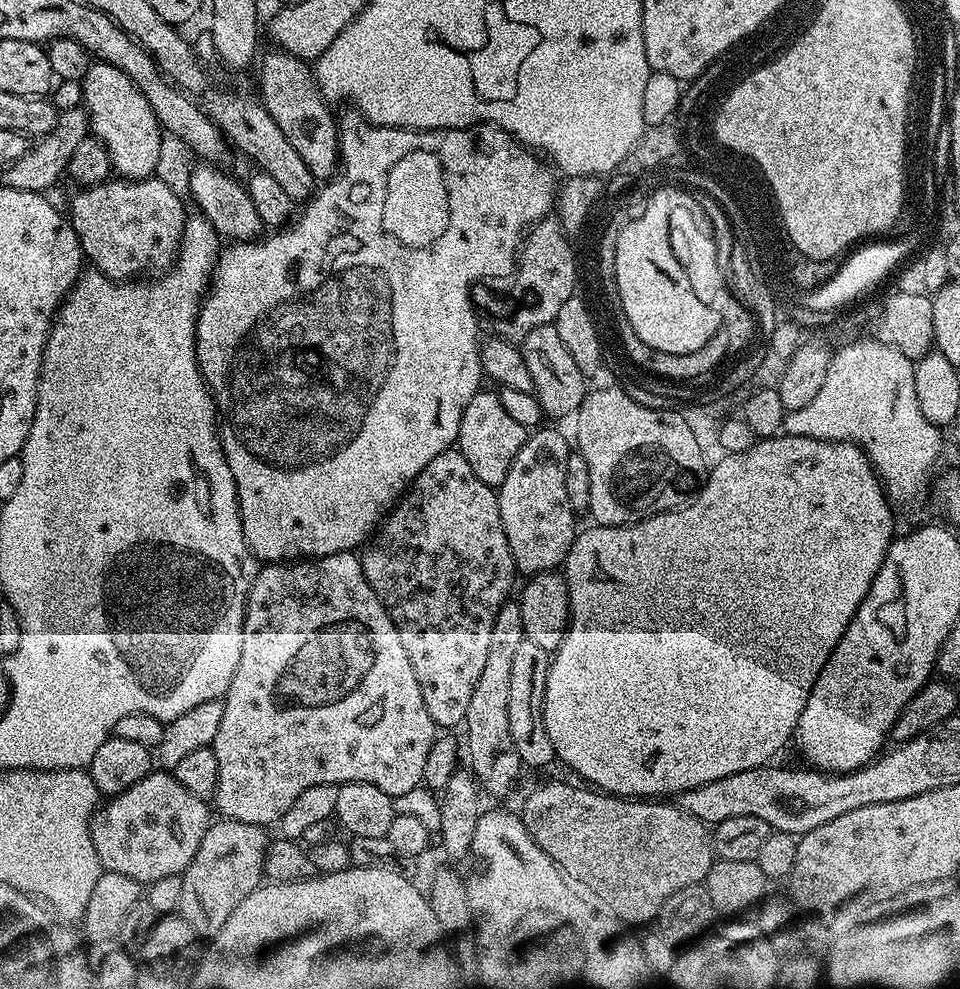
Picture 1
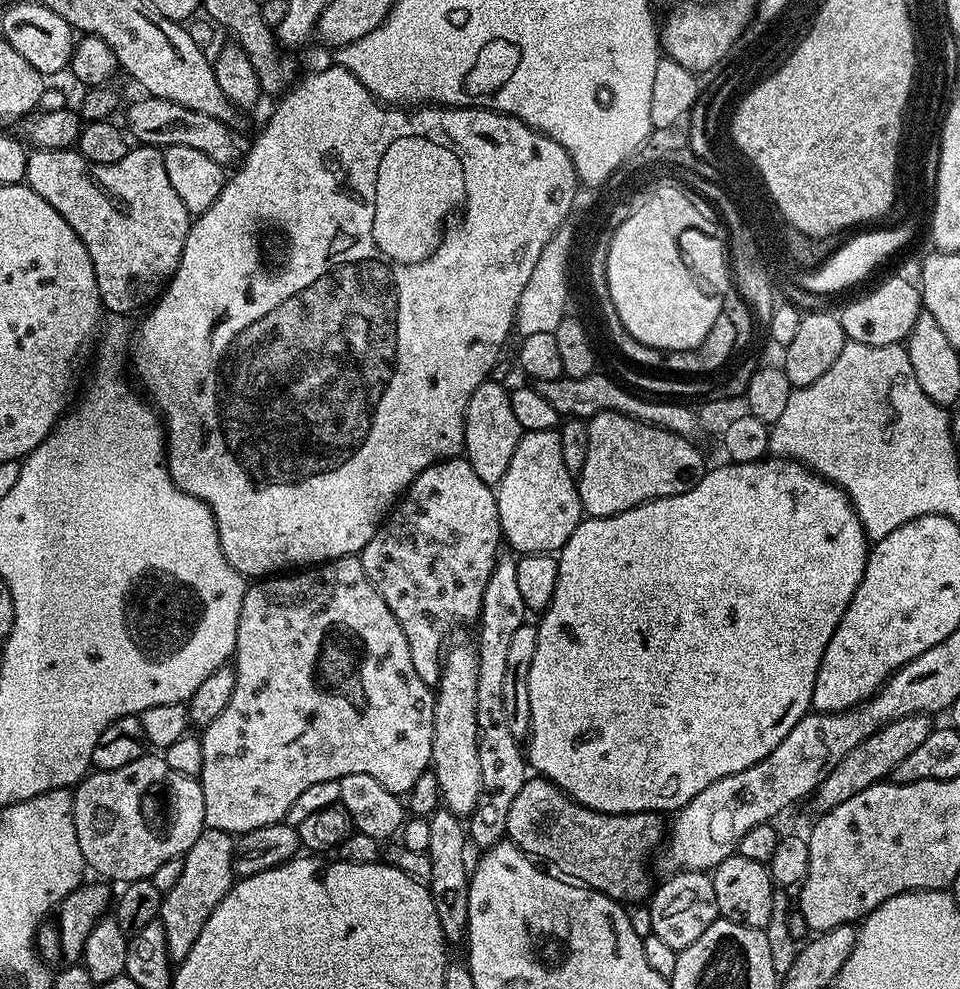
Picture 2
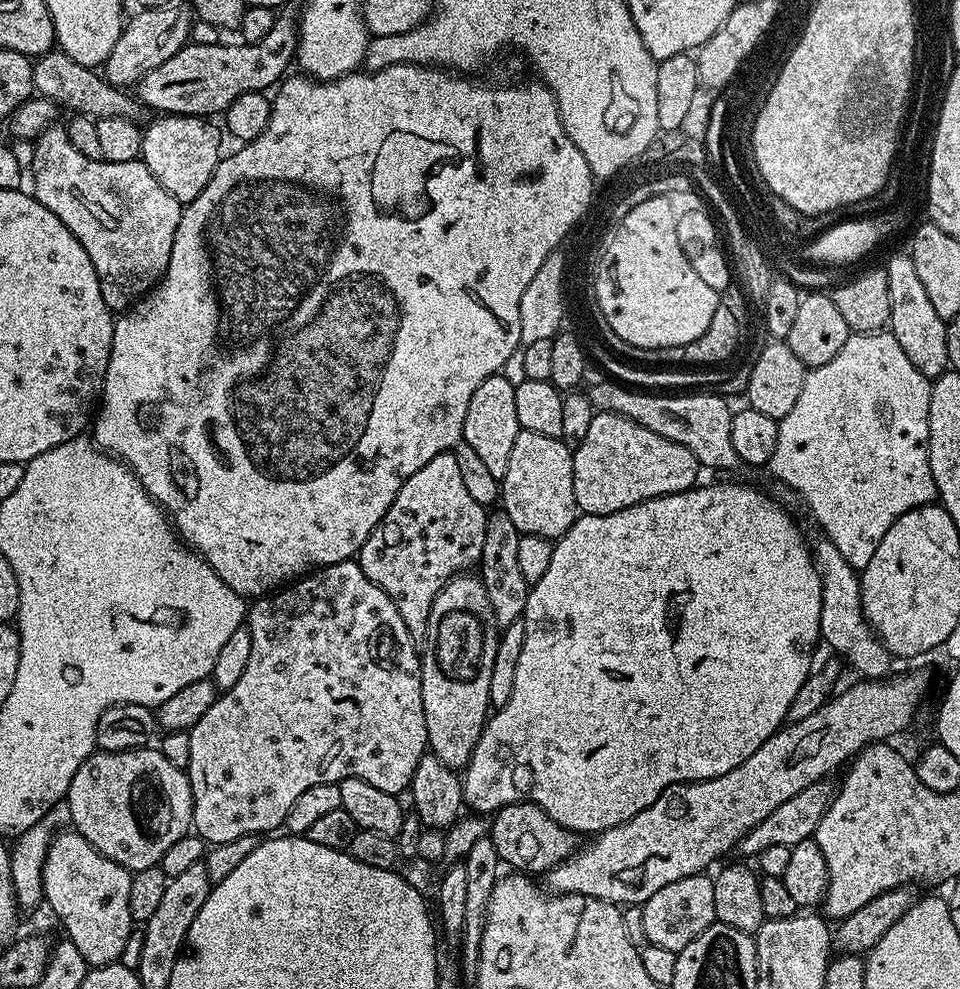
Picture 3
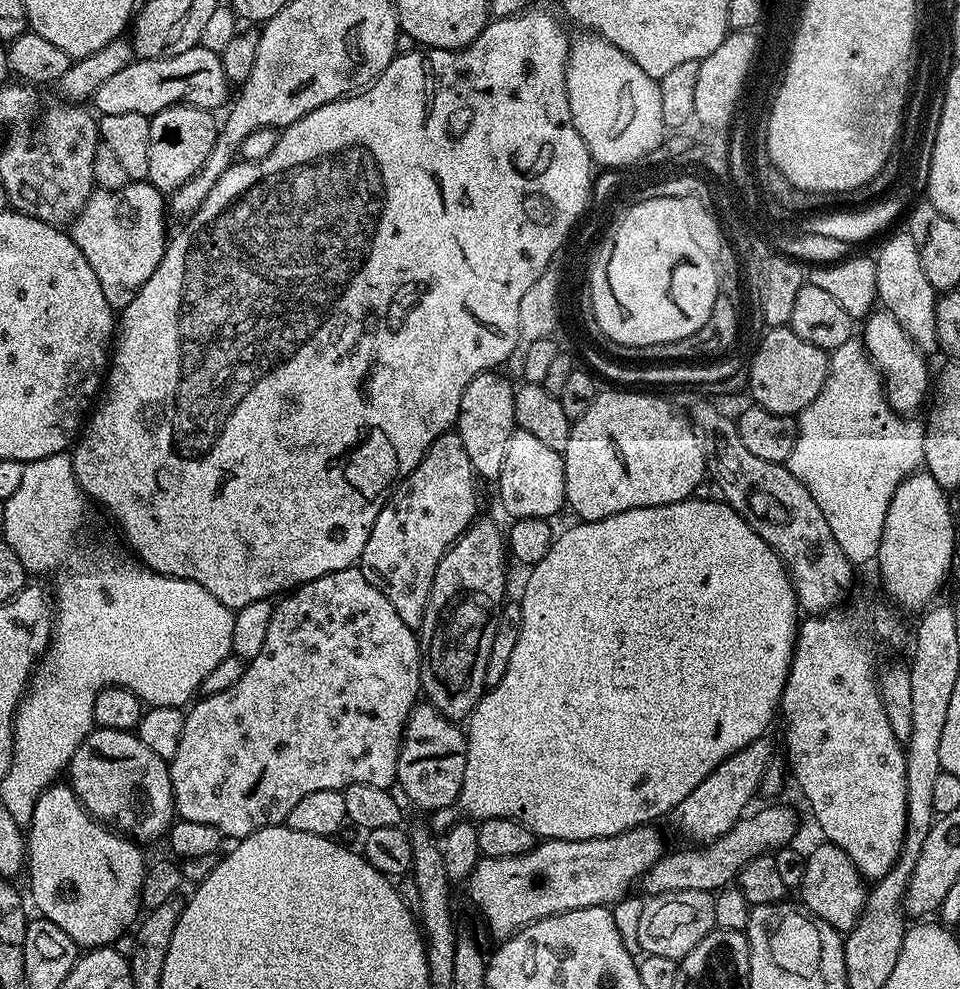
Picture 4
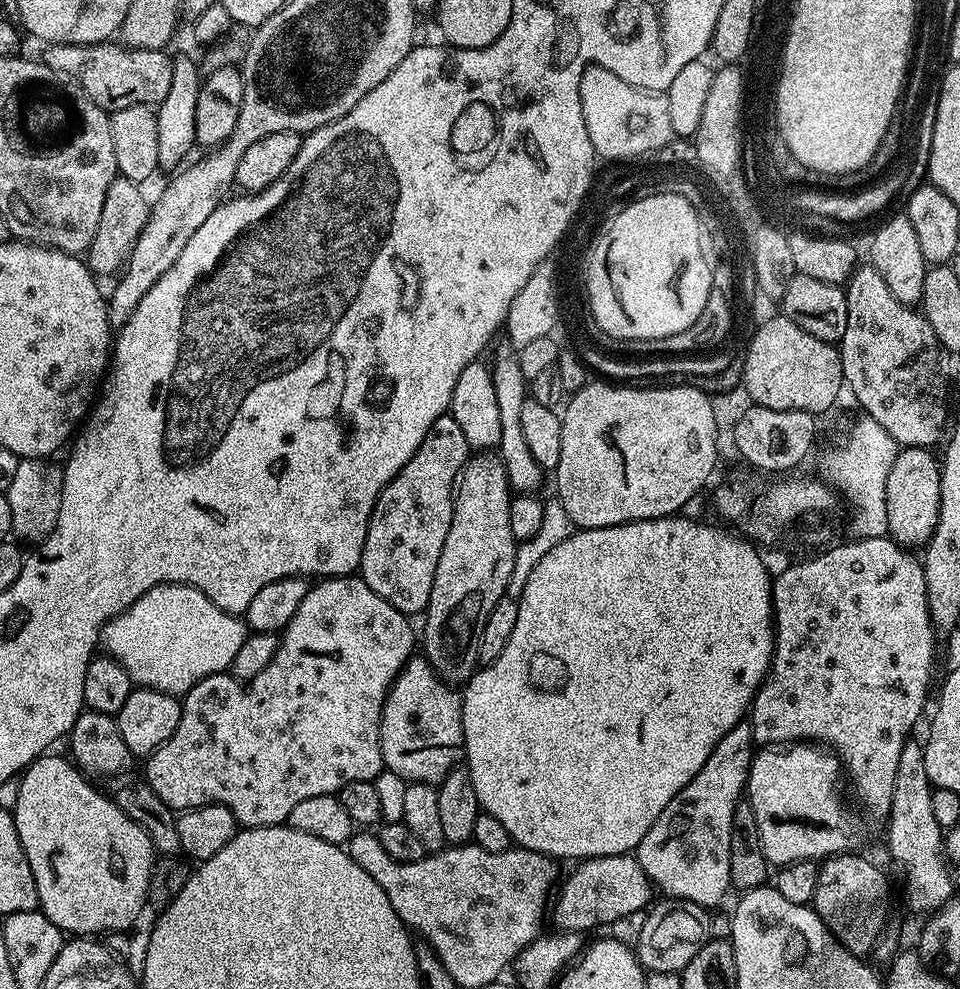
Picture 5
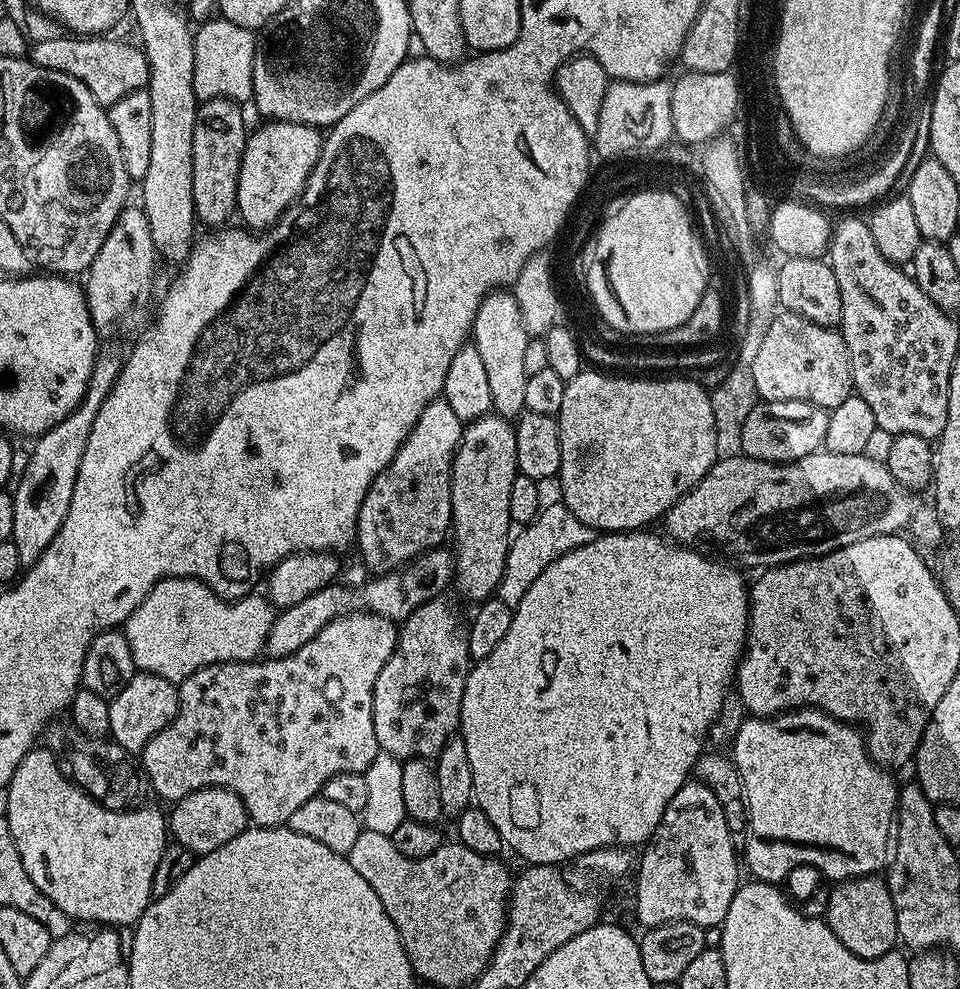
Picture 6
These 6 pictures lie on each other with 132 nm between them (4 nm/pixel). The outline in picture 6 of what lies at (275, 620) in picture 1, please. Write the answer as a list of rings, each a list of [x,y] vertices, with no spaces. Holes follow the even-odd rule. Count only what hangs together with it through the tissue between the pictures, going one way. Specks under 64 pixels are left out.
[[[353,610],[346,613],[345,616],[334,618],[334,622],[322,626],[322,630],[318,630],[318,634],[314,638],[310,638],[310,642],[306,642],[306,646],[302,646],[302,650],[298,650],[286,658],[281,660],[264,658],[259,662],[211,664],[179,681],[180,705],[174,722],[170,722],[170,726],[166,726],[166,730],[162,730],[157,736],[150,738],[150,742],[144,747],[142,753],[142,759],[144,759],[142,772],[152,785],[153,793],[157,797],[160,795],[162,799],[168,800],[167,802],[175,802],[186,798],[186,794],[194,794],[203,788],[228,788],[234,794],[238,794],[238,798],[242,798],[248,811],[248,819],[253,825],[262,828],[278,828],[287,825],[290,814],[294,814],[294,810],[298,810],[298,806],[302,806],[302,802],[321,795],[324,784],[330,782],[330,778],[341,776],[347,772],[364,773],[370,766],[370,762],[374,762],[374,758],[380,752],[380,743],[374,734],[374,718],[372,717],[374,682],[378,682],[378,674],[382,674],[382,666],[386,666],[390,654],[394,654],[397,635],[397,625],[393,621],[387,620],[386,617],[373,612]]]

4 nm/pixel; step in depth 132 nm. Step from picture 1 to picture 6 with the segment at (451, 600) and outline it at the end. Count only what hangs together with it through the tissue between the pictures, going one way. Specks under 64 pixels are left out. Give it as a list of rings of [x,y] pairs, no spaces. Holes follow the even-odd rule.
[[[442,398],[432,400],[410,430],[396,457],[378,474],[378,478],[372,480],[356,519],[354,541],[355,547],[360,547],[360,556],[372,574],[391,572],[397,566],[416,559],[420,553],[445,543],[444,536],[446,540],[452,526],[452,463],[465,427],[465,421],[460,420]]]

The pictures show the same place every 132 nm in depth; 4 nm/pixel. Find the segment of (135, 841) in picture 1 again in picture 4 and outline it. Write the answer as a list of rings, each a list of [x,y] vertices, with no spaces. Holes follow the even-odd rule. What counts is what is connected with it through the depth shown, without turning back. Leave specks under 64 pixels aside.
[[[93,727],[74,750],[66,776],[68,772],[73,794],[93,818],[121,836],[145,842],[161,839],[174,823],[176,803],[168,765],[169,761],[158,758],[154,750],[142,746],[135,731]]]

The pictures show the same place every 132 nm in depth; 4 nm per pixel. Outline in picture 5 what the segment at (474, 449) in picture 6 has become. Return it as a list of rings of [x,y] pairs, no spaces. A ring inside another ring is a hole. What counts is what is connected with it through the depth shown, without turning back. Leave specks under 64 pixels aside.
[[[480,450],[475,454],[469,455],[468,460],[464,464],[464,469],[460,471],[458,483],[454,489],[450,530],[446,534],[446,542],[442,542],[442,554],[438,558],[438,570],[434,574],[434,586],[430,590],[430,602],[422,616],[422,619],[424,619],[424,649],[422,649],[422,655],[424,659],[430,662],[430,666],[436,670],[437,676],[449,686],[467,684],[468,679],[476,671],[478,667],[478,646],[482,638],[482,630],[486,626],[486,618],[490,614],[490,610],[494,610],[494,606],[508,591],[508,583],[510,582],[510,574],[514,570],[514,558],[516,557],[516,545],[518,543],[510,530],[511,505],[512,496],[508,486],[508,475],[504,469],[504,461],[500,459],[499,455],[492,450]]]

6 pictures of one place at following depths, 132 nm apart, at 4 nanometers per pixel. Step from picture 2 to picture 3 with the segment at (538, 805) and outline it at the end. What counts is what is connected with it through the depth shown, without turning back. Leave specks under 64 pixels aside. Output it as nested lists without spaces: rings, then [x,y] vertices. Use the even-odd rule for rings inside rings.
[[[527,802],[522,804],[507,804],[504,808],[499,808],[490,820],[490,838],[494,842],[494,850],[498,850],[498,858],[501,865],[510,867],[520,874],[546,874],[554,866],[561,864],[567,856],[571,856],[578,847],[577,833],[572,832],[568,828],[562,827],[558,822],[554,822],[554,818],[550,818],[550,814],[546,814],[546,810],[542,810],[536,804]]]

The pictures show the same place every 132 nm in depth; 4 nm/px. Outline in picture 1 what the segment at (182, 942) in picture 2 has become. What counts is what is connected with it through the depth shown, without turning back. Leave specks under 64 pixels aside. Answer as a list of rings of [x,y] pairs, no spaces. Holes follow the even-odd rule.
[[[225,820],[209,823],[198,854],[182,873],[182,902],[178,914],[196,931],[201,938],[211,938],[222,930],[226,918],[234,914],[238,902],[259,888],[265,879],[264,859],[270,843],[265,829],[259,824]]]

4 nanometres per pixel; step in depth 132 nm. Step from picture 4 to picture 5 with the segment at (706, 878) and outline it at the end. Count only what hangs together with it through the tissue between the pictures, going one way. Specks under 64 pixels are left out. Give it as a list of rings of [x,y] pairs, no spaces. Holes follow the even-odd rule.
[[[635,855],[596,856],[592,860],[579,861],[573,868],[576,869],[569,876],[567,873],[563,877],[550,908],[550,920],[556,923],[559,931],[585,934],[603,924],[610,926],[618,918],[645,910],[653,903],[654,885]]]

